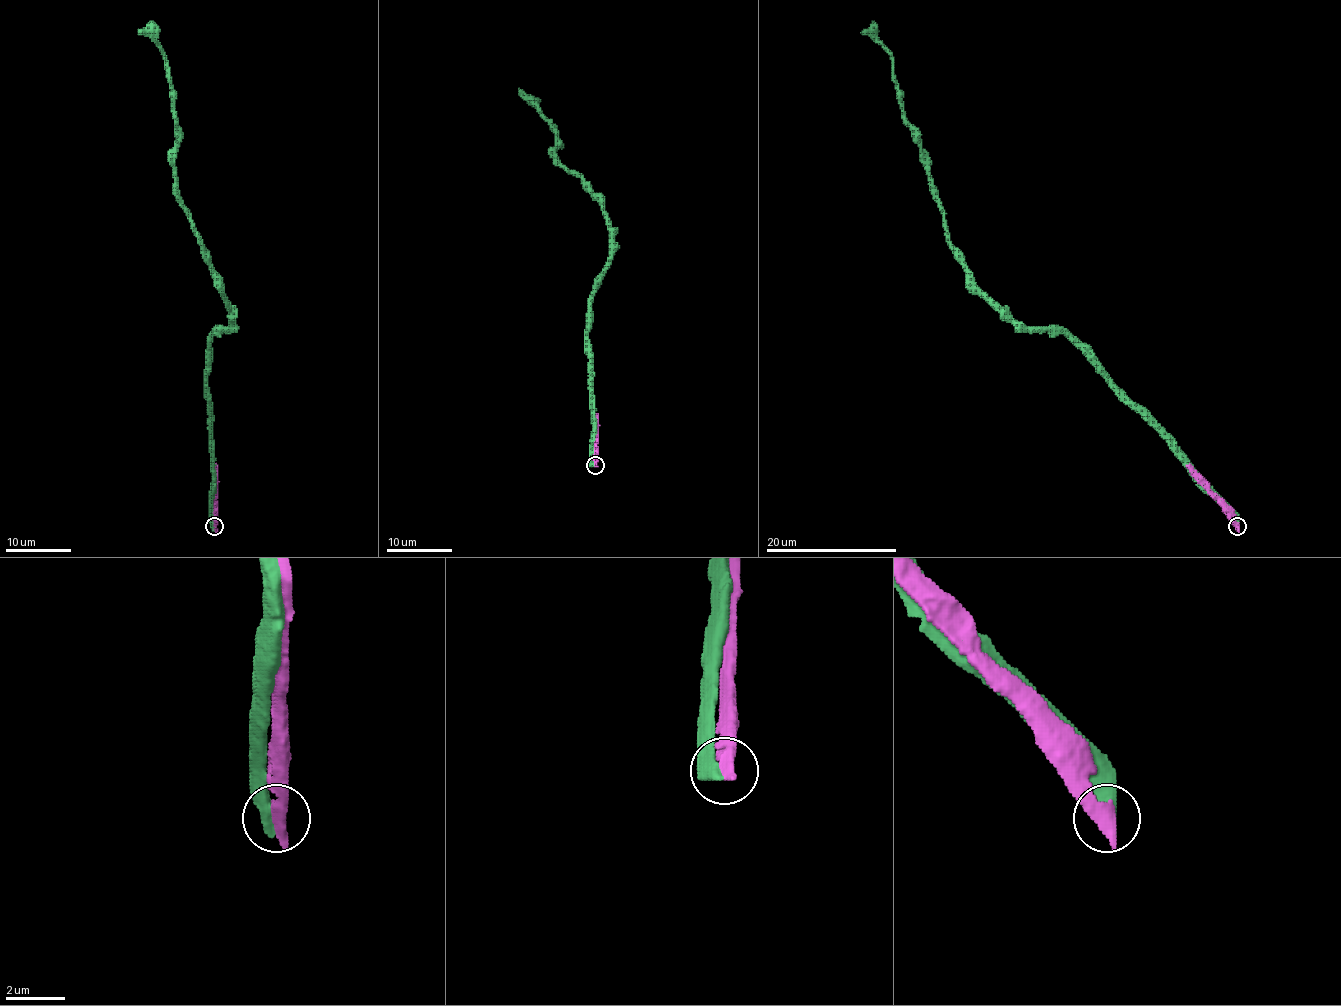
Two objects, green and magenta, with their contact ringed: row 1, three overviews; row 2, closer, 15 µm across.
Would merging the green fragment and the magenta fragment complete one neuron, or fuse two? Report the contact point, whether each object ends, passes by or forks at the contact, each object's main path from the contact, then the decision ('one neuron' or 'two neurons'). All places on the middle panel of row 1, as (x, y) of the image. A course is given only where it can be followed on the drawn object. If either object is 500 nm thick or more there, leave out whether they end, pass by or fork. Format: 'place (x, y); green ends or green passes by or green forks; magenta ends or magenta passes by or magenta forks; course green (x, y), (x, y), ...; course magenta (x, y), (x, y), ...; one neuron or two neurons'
place (595, 465); course green (594, 464), (588, 300), (596, 292), (611, 248), (611, 223), (589, 187), (555, 157), (555, 129), (519, 88); course magenta (594, 464), (598, 414); two neurons

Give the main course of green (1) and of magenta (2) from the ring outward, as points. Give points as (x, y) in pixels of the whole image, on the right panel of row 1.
1: (1237, 526), (1064, 333), (1020, 325), (976, 284), (944, 227), (892, 56), (861, 33)
2: (1237, 526), (1232, 521), (1232, 511), (1186, 465)

